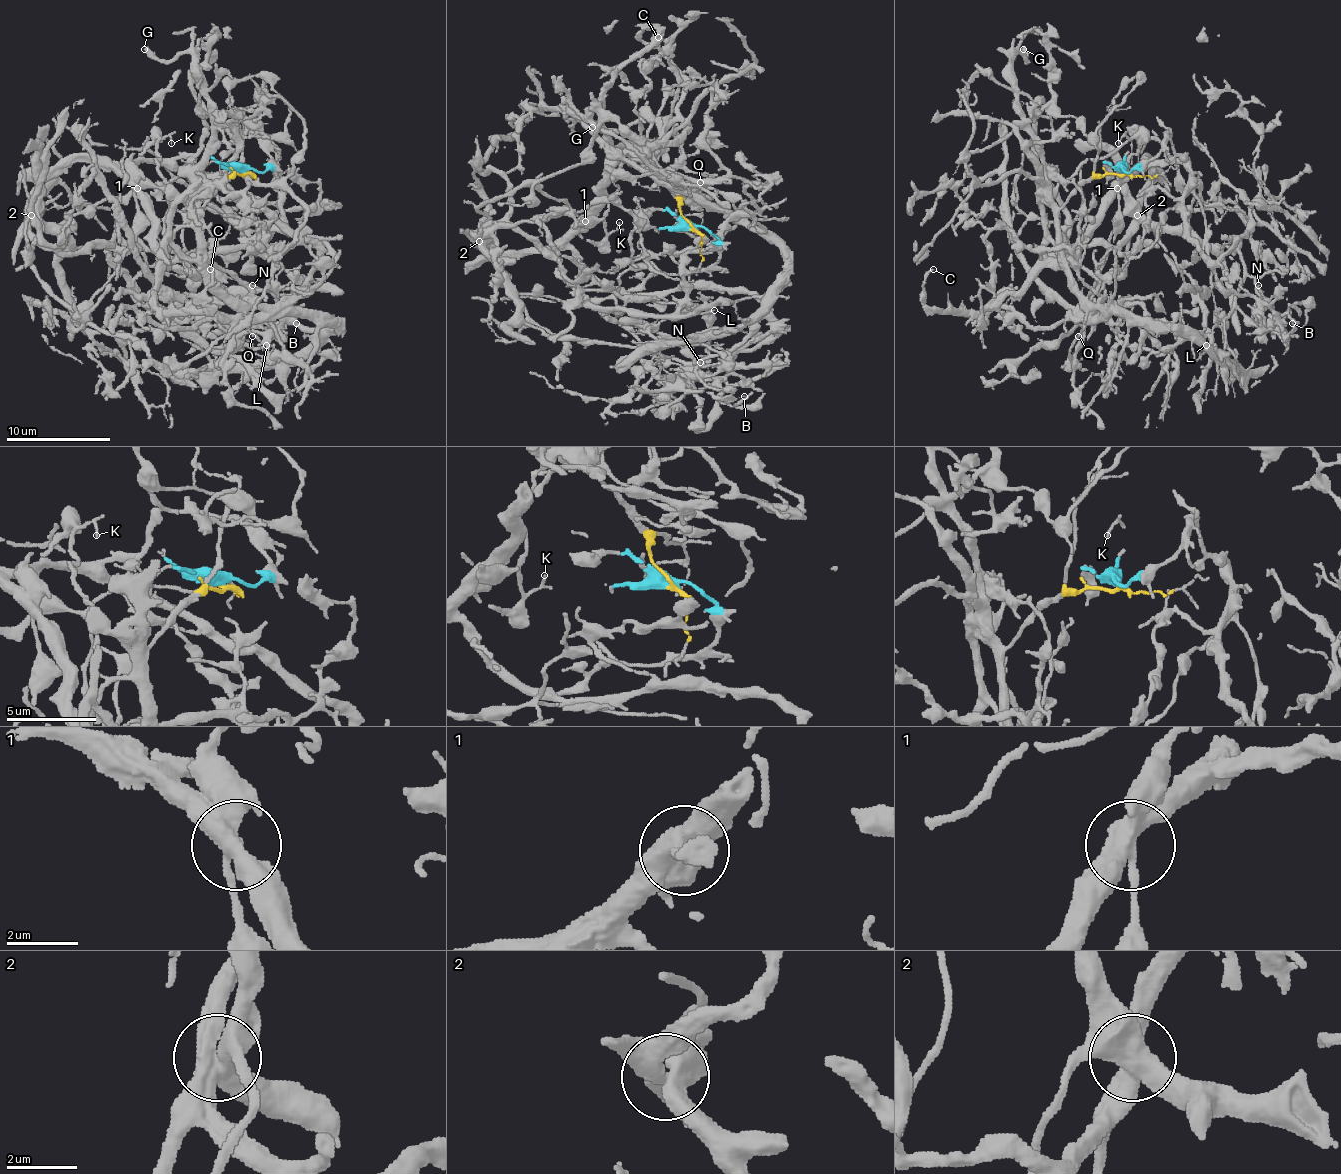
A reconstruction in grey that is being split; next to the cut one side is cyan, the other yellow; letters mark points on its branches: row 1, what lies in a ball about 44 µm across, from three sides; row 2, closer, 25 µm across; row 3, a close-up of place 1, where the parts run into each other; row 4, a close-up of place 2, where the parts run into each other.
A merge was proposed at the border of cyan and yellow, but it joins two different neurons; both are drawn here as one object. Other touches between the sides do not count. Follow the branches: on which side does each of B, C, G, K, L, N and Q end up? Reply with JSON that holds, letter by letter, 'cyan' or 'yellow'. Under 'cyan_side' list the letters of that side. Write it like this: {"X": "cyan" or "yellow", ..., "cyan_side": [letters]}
{"B": "cyan", "C": "cyan", "G": "yellow", "K": "yellow", "L": "cyan", "N": "cyan", "Q": "yellow", "cyan_side": ["B", "C", "L", "N"]}

